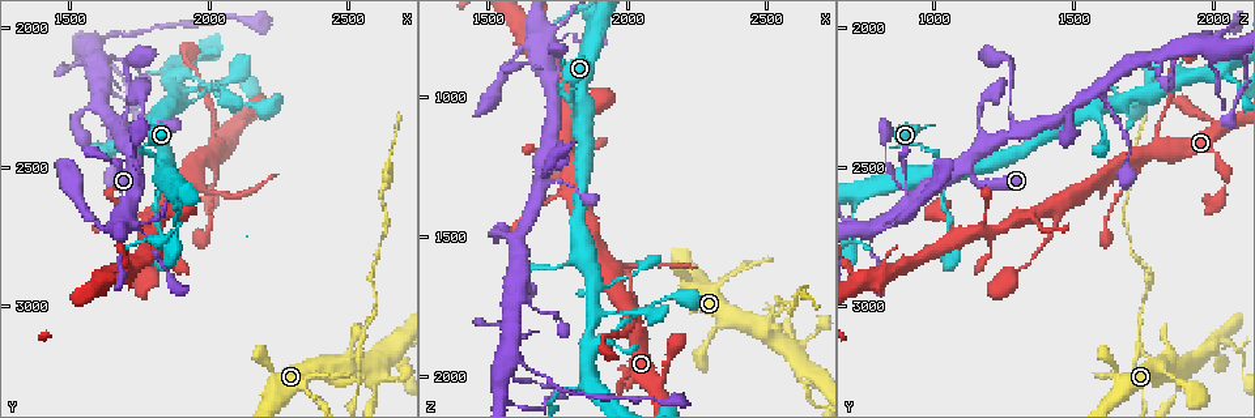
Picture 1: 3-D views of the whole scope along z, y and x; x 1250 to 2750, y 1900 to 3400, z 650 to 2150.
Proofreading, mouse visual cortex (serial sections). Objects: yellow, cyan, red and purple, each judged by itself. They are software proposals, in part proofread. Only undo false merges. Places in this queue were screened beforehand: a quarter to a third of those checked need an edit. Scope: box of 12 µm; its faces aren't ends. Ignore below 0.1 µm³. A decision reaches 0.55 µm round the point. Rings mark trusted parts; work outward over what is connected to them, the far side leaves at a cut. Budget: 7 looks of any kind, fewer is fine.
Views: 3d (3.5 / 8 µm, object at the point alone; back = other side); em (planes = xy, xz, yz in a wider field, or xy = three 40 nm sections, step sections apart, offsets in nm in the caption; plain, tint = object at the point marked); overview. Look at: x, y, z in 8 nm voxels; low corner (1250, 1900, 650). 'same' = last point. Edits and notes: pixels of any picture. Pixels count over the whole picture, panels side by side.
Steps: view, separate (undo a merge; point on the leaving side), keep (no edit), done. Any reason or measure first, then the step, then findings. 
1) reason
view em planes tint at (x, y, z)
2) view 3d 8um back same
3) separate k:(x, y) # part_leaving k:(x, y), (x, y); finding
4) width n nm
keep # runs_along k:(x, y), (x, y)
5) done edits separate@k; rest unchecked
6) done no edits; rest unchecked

sharp bend
view 3d 8um at (2510, 3190, 1790)

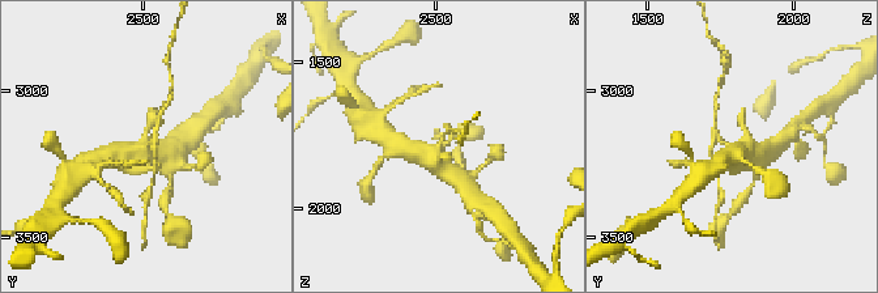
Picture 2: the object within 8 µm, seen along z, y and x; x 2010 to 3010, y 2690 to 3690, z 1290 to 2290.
view 3d 3.5um at (2510, 3190, 1800)

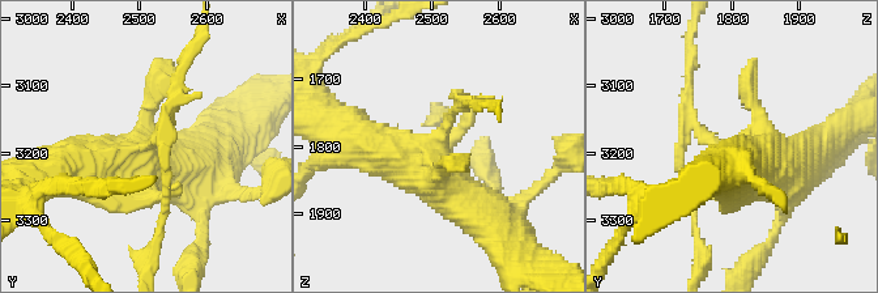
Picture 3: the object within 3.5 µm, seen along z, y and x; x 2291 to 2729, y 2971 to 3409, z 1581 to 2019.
view em xy step 5 tint at (2510, 3195, 1800)

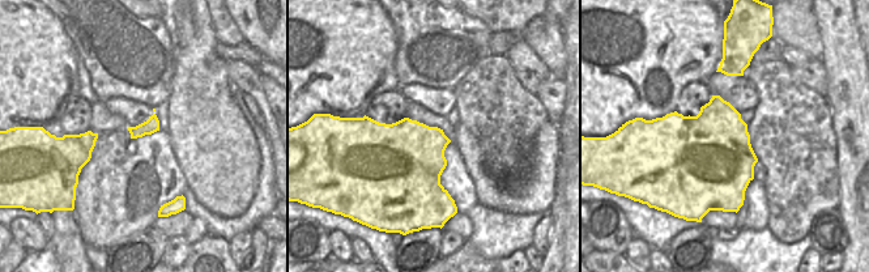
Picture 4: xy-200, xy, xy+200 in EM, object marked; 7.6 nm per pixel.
separate 3:(166, 110) # part_leaving 3:(152, 140), (204, 35); a second cell is stuck on

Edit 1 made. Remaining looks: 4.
redraw
view overview

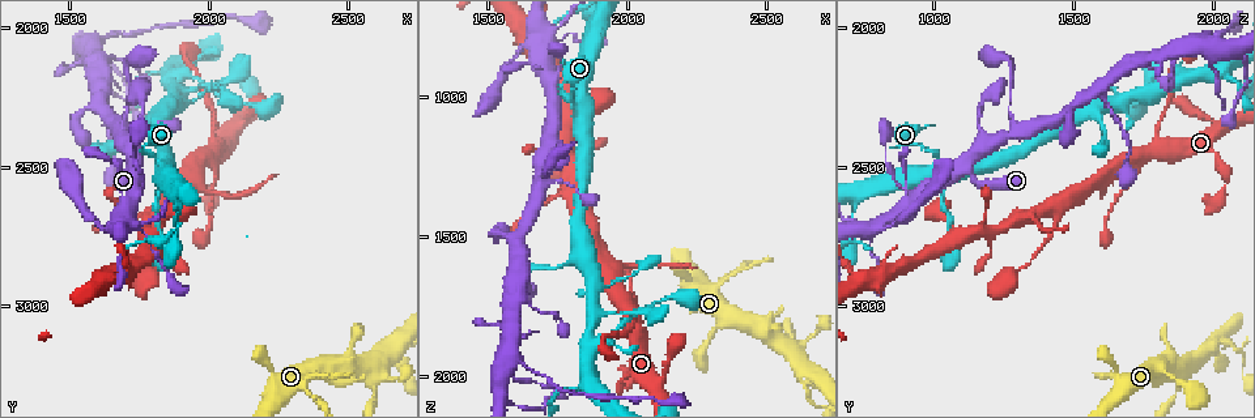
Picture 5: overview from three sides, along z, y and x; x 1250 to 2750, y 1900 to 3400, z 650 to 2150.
four arms meet
view 3d 3.5um at (2010, 2420, 1810)

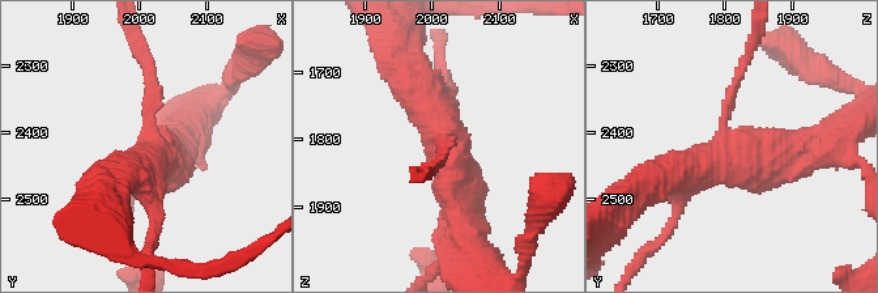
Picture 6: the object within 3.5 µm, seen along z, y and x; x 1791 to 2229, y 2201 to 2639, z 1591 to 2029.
arms 4; arm_widths 150, 250, 400, 450 nm
view em xy step 5 tint at (2015, 2410, 1800)

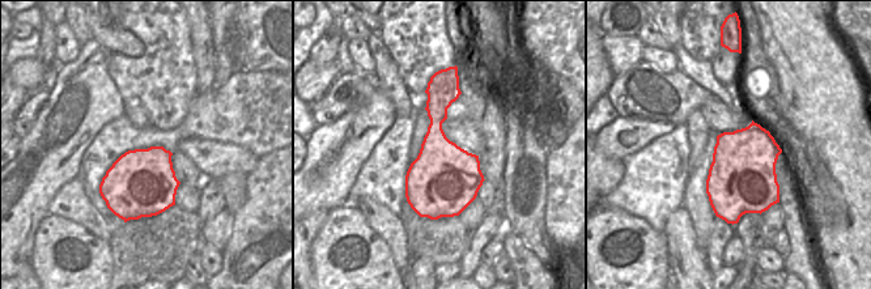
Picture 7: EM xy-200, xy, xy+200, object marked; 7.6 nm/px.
keep # runs_along 6:(471, 221), (442, 127), (405, 71); one cell here

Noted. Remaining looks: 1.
done edits separate@3; rest unchecked

